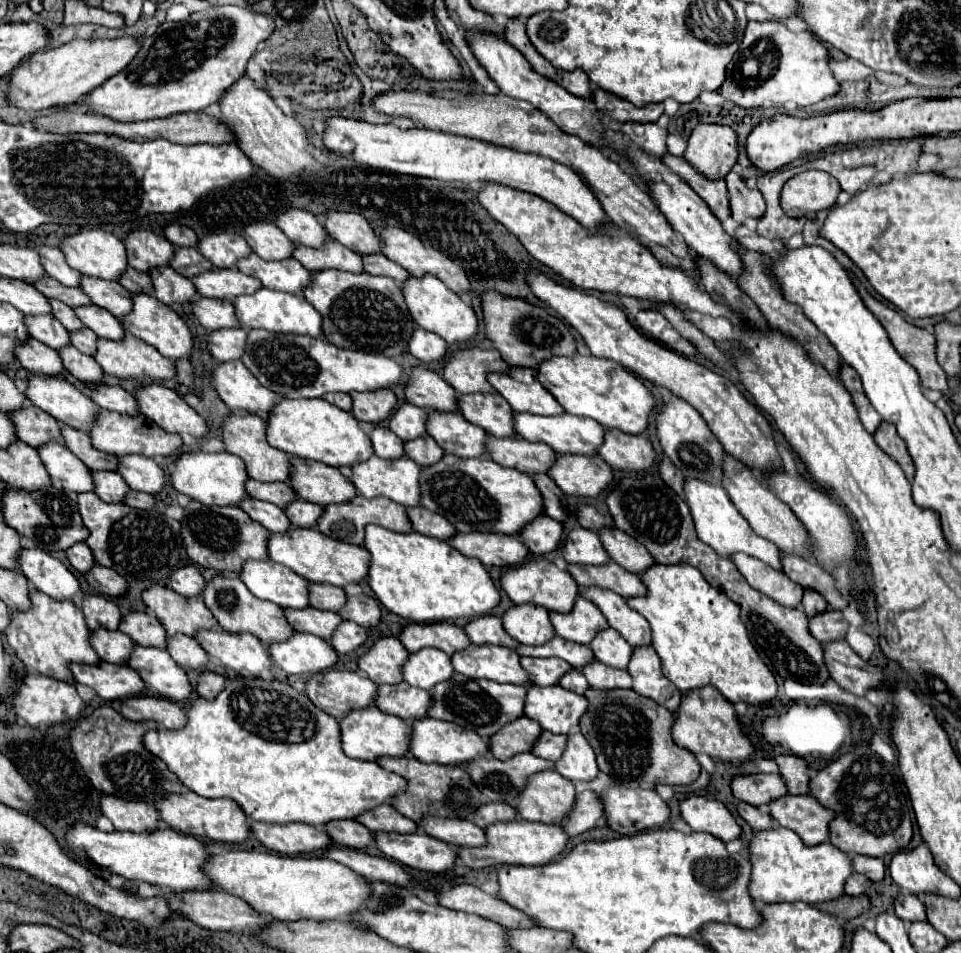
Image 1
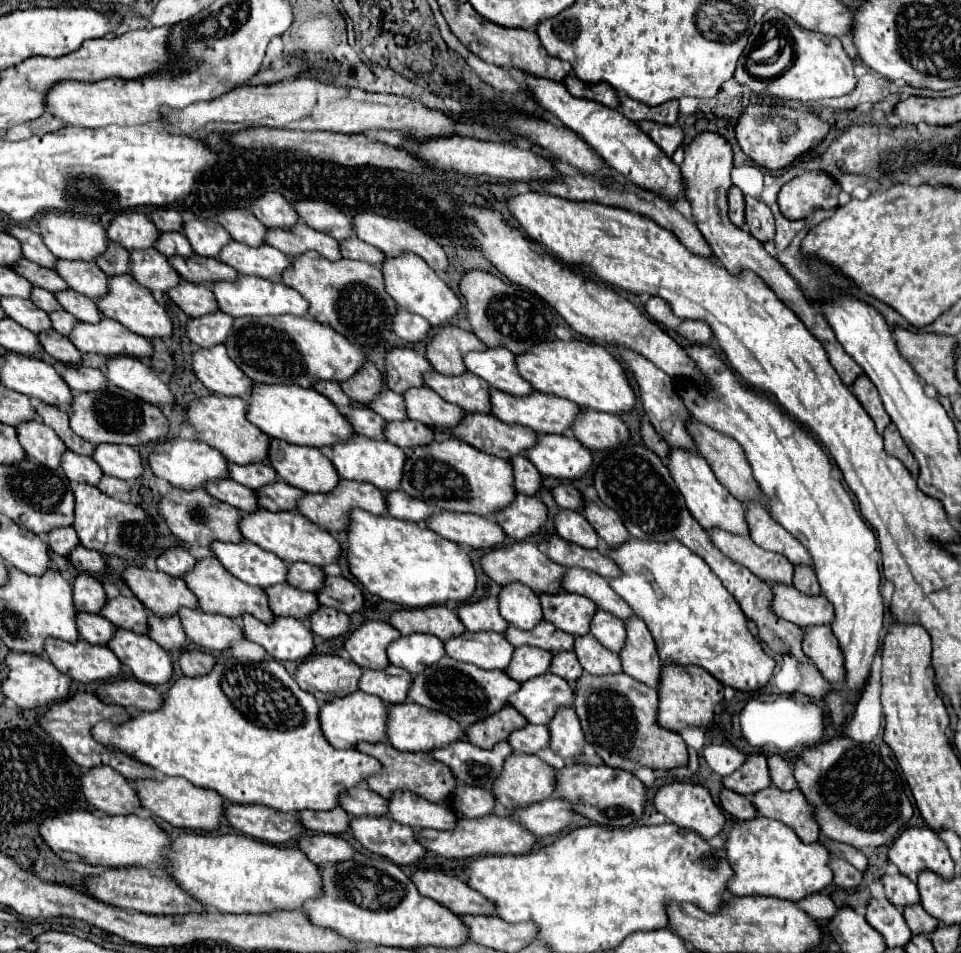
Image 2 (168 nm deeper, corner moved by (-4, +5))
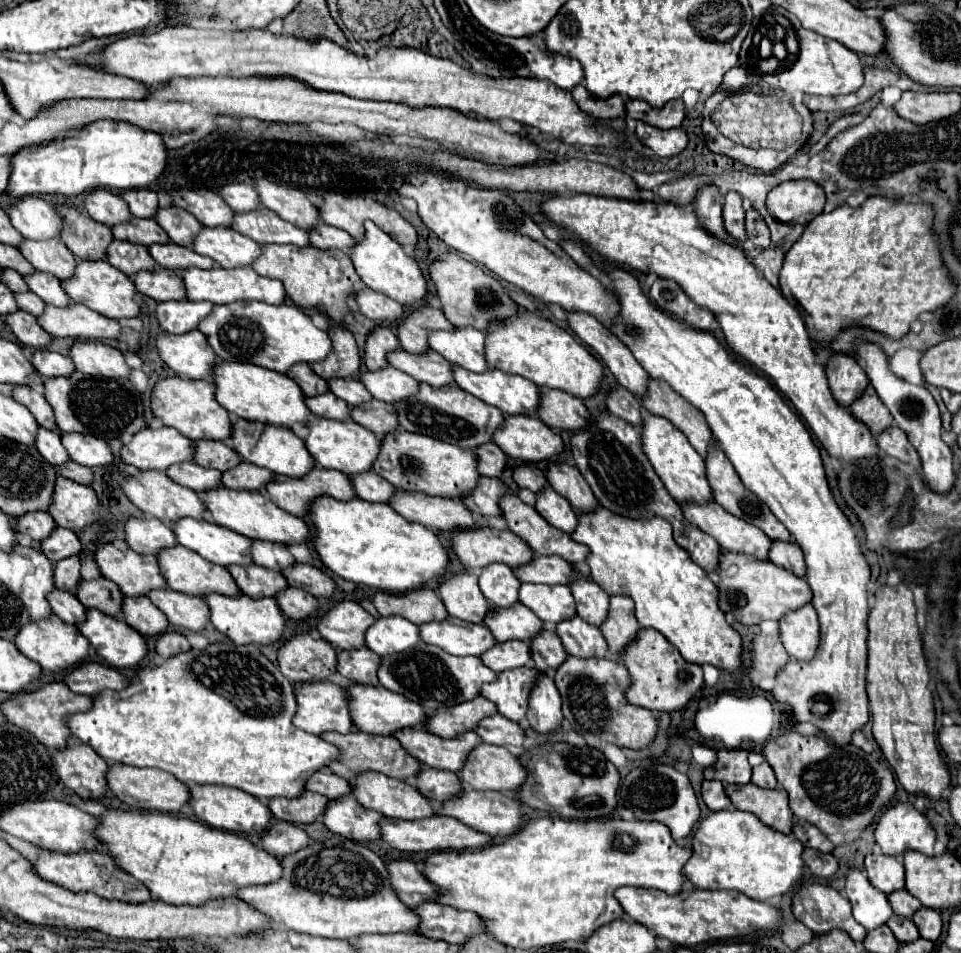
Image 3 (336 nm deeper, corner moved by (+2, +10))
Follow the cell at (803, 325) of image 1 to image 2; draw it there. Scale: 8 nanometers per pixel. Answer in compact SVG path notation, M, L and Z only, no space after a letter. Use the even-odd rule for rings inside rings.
M703 133L689 147L685 147L685 161L681 165L683 185L685 185L685 199L691 203L693 217L695 217L695 223L697 223L701 235L705 237L705 241L713 249L713 255L719 259L719 263L727 271L739 273L743 269L749 269L749 271L757 273L777 293L777 297L797 313L797 317L805 323L809 333L817 341L821 341L821 345L827 351L827 357L829 357L831 365L835 367L837 375L841 377L841 381L847 387L851 387L855 383L855 379L863 375L863 369L845 353L845 349L839 345L833 329L829 327L829 323L825 321L821 311L807 303L801 289L797 287L793 277L785 271L785 267L775 257L771 257L763 249L763 243L759 243L751 233L739 229L739 227L745 227L745 215L743 215L745 213L745 199L743 199L741 189L731 187L731 177L729 177L731 169L733 169L733 151L731 151L731 145L721 135ZM727 191L729 191L729 195L727 195ZM727 197L729 197L729 215L727 215Z

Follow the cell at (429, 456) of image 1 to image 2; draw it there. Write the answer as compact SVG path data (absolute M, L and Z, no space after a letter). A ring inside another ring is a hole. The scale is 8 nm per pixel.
M403 419L403 421L387 421L387 425L383 427L383 435L389 443L407 449L407 447L423 447L427 445L427 441L431 443L435 439L435 433L419 423L419 421L411 421L411 419Z

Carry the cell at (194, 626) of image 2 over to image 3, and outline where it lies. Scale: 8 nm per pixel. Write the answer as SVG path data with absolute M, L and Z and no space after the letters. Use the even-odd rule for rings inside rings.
M157 590L149 594L149 600L165 612L169 622L177 628L191 630L191 632L203 632L209 626L209 606L203 598L185 596L175 590Z

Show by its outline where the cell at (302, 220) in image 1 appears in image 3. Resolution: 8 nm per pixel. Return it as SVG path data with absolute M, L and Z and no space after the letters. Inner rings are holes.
M227 184L219 190L219 194L235 212L253 212L261 206L257 190L249 184Z

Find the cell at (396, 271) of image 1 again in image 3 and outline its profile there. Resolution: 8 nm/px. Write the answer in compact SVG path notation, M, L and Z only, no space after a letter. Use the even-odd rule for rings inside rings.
M321 224L321 228L313 228L313 232L309 232L309 236L313 236L313 246L315 248L339 248L339 250L351 250L357 240L347 234L345 230L333 228L329 224Z

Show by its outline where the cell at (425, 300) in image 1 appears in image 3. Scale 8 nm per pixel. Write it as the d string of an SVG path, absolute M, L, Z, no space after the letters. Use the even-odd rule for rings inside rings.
M371 220L365 222L365 230L367 230L365 240L357 242L355 248L349 250L351 260L353 260L355 270L361 276L361 280L371 290L385 294L403 306L413 306L413 304L425 302L429 296L429 286L427 286L427 278L421 272L419 264L403 252L399 242L395 242L389 234L385 234L381 228L377 228Z

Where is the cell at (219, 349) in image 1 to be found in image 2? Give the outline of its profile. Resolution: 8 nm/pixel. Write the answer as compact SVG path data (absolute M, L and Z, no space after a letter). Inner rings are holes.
M215 311L215 313L207 313L203 317L189 319L185 331L193 345L213 347L213 345L219 345L225 341L225 337L231 331L231 325L233 325L231 315L227 315L223 311Z

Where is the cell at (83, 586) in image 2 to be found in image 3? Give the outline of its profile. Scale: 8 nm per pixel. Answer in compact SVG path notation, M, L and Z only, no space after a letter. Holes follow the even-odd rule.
M71 556L71 558L57 562L57 566L55 566L55 588L75 594L77 584L81 582L79 570L81 570L81 562L77 556Z

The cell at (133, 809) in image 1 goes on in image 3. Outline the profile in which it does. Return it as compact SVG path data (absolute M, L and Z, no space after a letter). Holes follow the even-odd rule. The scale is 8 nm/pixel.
M71 738L65 750L57 750L53 754L53 764L65 786L77 792L83 800L101 800L107 794L109 766L81 740Z

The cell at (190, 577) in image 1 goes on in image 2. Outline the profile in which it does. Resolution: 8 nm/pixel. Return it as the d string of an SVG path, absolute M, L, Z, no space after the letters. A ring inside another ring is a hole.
M183 545L177 547L167 547L159 557L157 557L157 569L173 575L173 577L183 577L189 569L195 565L195 557L189 555L189 551Z

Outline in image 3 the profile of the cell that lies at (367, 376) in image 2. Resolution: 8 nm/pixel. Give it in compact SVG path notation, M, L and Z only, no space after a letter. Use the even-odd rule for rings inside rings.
M331 326L329 334L333 334L333 352L329 354L329 360L323 360L321 364L311 364L311 368L325 380L359 376L361 354L357 350L353 334L341 326Z

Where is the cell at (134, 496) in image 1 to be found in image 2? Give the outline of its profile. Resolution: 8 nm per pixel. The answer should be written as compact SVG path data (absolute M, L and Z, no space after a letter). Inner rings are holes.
M103 475L101 477L101 483L97 485L97 489L109 497L115 497L115 499L121 499L129 493L129 485L127 481L123 479L115 479L115 477L109 477L109 475Z

